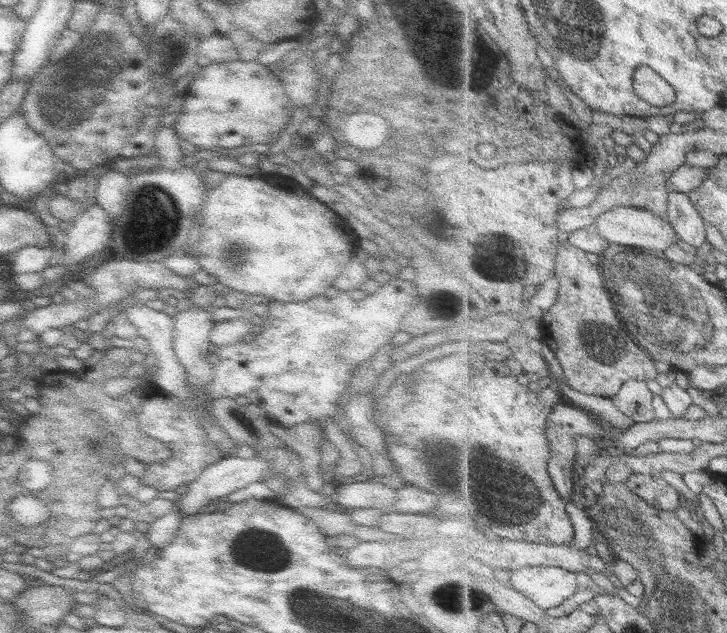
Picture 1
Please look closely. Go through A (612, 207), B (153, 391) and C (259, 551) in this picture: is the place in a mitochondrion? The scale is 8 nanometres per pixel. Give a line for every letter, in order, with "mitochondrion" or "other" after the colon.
A: other
B: other
C: mitochondrion

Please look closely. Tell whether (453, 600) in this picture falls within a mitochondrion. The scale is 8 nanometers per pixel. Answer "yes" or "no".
yes

